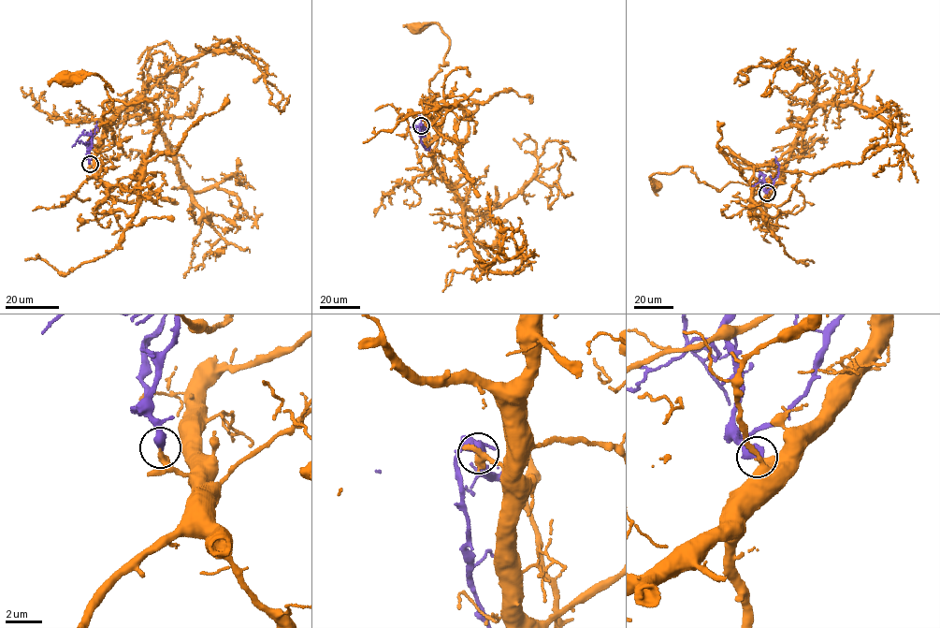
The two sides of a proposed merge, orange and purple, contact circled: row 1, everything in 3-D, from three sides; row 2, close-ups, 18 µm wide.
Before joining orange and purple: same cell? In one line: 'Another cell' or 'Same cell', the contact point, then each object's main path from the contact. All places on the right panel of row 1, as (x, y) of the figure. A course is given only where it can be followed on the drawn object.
Another cell. Place: (767, 193). Course of orange: (767, 193), (786, 163), (751, 184), (732, 182), (718, 190), (700, 182), (688, 167), (654, 173), (657, 186). Course of purple: (767, 193), (765, 190), (772, 186), (778, 172), (775, 155)

